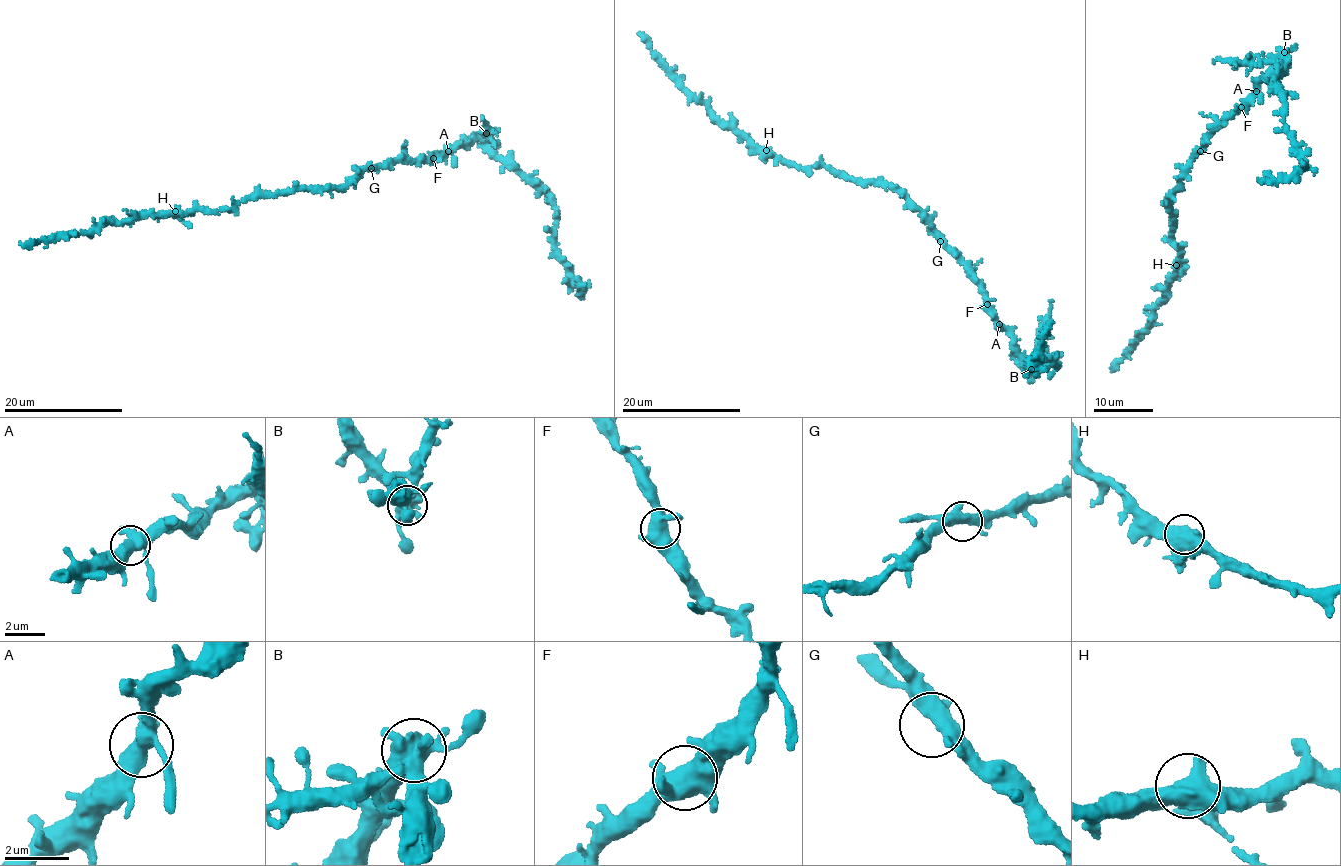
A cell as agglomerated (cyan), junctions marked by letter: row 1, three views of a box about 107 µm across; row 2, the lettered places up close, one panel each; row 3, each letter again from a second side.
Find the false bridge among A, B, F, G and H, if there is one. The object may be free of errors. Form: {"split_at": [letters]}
{"split_at": ["B"]}

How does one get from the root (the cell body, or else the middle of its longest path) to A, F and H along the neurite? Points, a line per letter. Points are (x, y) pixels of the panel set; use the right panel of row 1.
A: (1196, 149), (1204, 147), (1212, 129), (1223, 124), (1235, 111), (1246, 110), (1256, 91)
F: (1196, 149), (1204, 147), (1212, 129), (1223, 124), (1241, 107)
H: (1196, 149), (1168, 199), (1169, 206), (1176, 214), (1177, 221), (1172, 237), (1182, 251), (1181, 259), (1176, 265)

